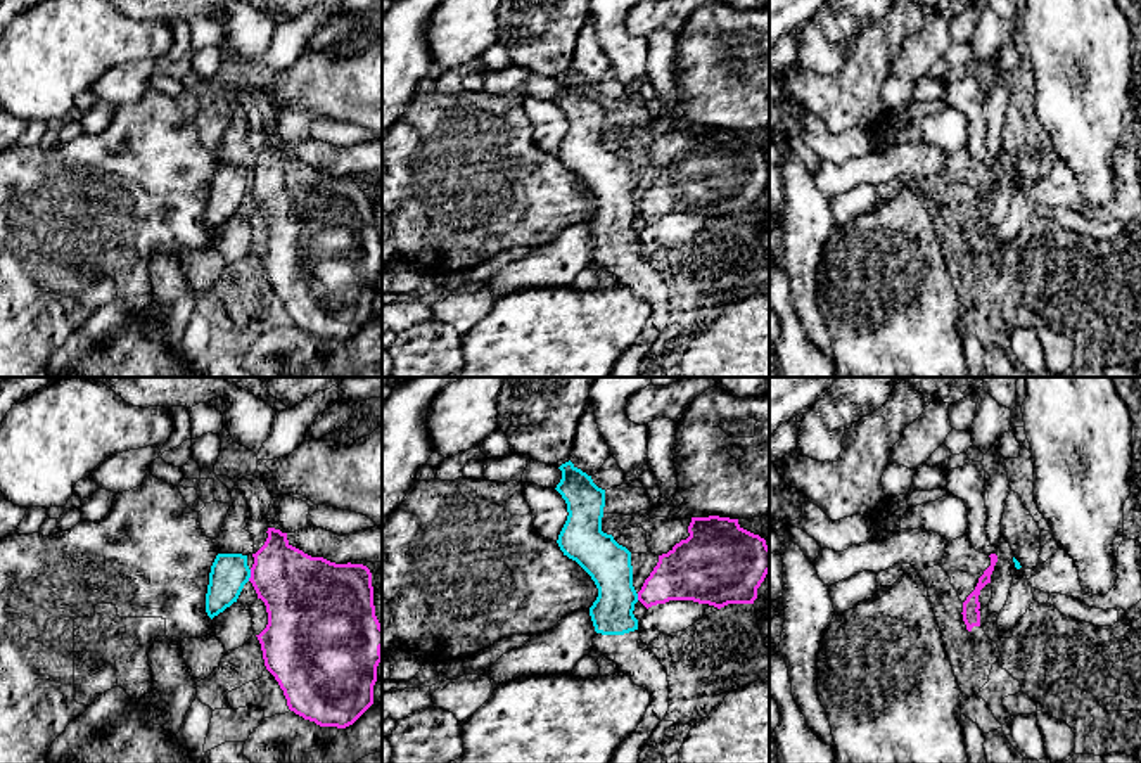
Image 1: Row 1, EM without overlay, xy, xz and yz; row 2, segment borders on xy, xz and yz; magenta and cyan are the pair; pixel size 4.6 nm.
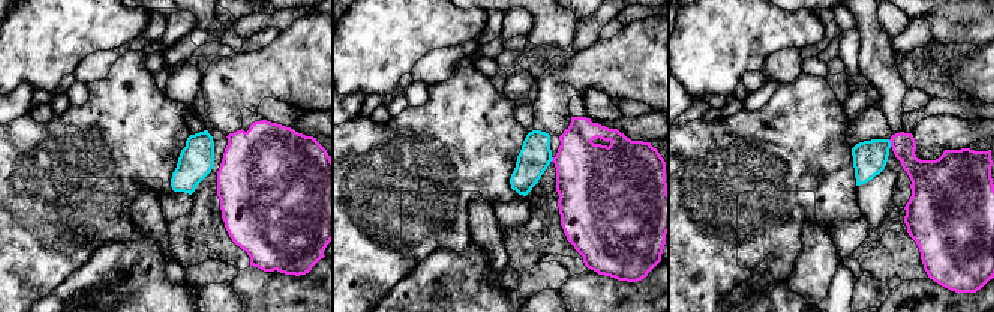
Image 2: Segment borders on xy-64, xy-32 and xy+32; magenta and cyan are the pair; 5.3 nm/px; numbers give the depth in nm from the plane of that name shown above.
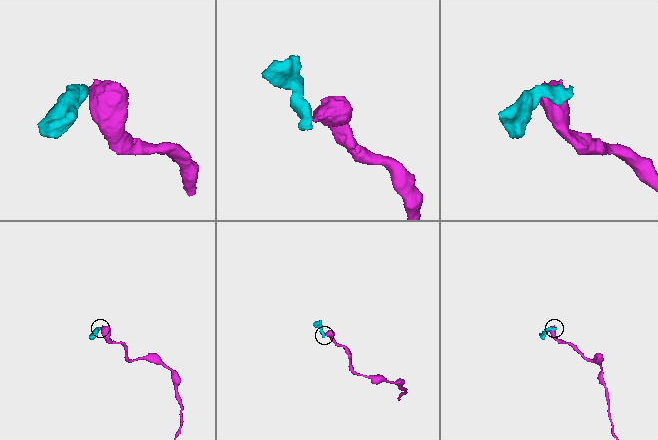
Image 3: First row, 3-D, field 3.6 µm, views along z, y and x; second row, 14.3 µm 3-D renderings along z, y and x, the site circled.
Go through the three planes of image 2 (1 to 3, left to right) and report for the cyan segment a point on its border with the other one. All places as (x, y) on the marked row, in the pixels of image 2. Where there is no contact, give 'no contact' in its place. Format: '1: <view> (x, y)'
1: no contact
2: xy-32 (553, 159)
3: xy+32 (891, 143)

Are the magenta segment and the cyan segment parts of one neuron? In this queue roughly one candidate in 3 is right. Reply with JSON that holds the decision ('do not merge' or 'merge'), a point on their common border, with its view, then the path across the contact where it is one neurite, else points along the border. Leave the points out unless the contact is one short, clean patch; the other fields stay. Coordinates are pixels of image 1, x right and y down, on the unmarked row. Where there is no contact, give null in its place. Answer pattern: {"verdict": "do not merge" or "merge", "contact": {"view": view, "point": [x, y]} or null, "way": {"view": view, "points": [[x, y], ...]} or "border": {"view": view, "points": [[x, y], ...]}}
{"verdict": "do not merge", "contact": {"view": "xy", "point": [251, 187]}, "border": {"view": "xy", "points": [[251, 182], [248, 192]]}}

